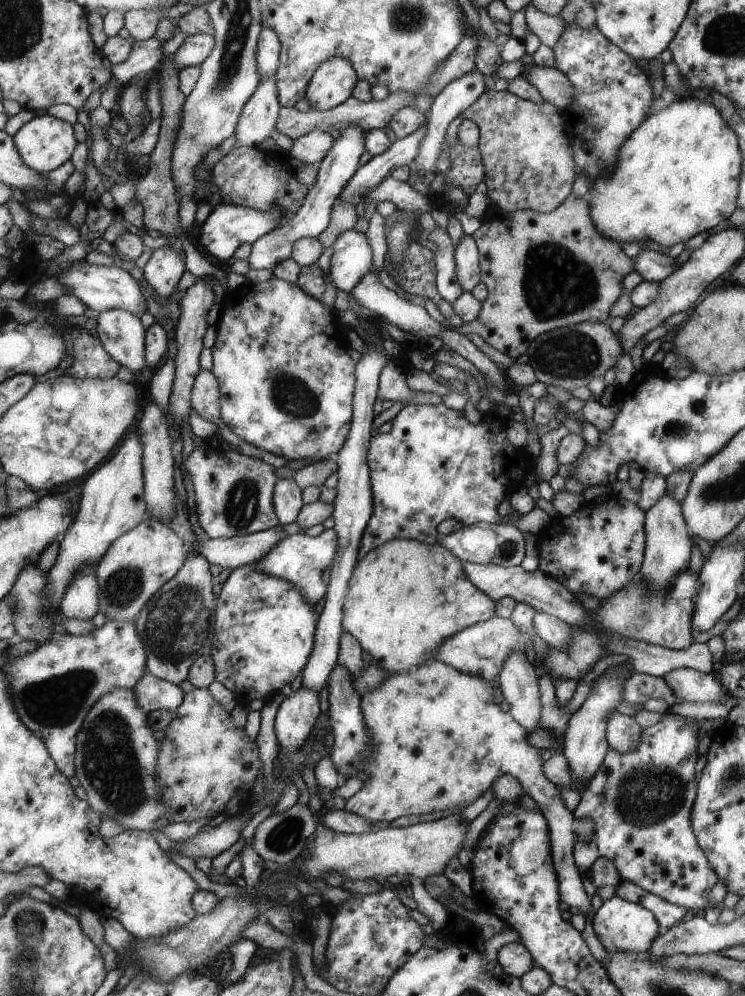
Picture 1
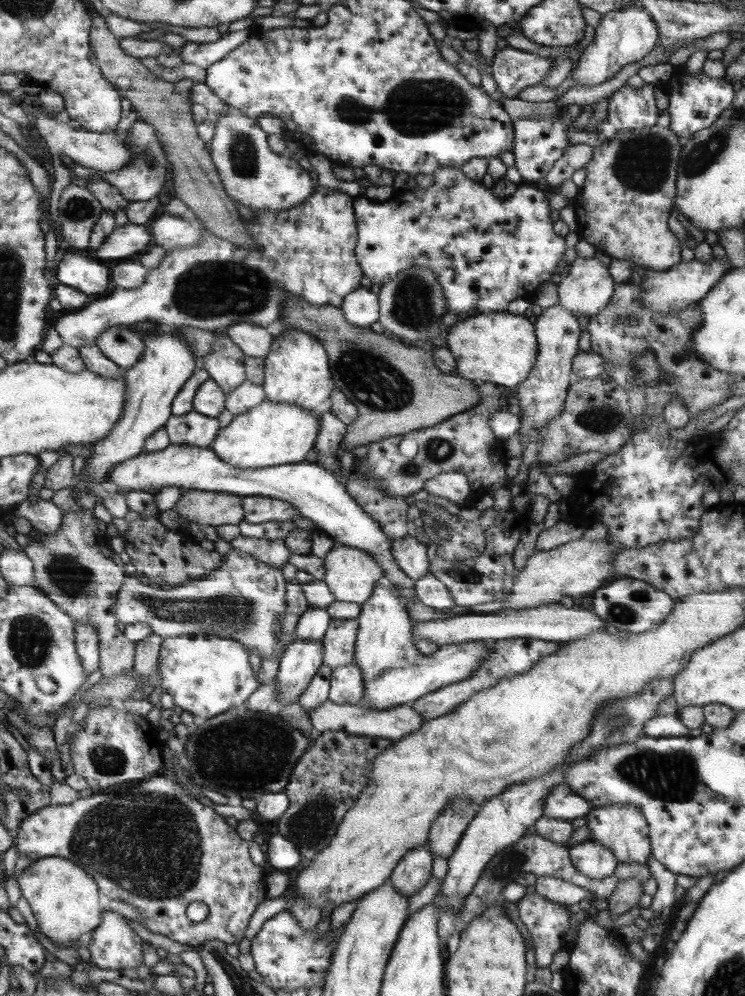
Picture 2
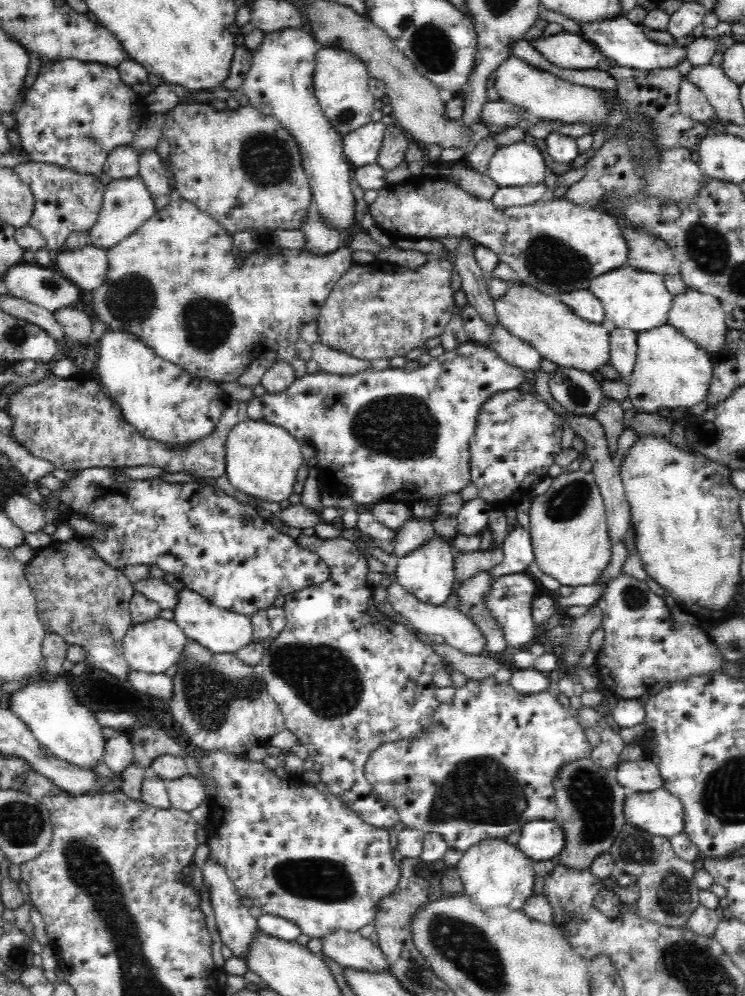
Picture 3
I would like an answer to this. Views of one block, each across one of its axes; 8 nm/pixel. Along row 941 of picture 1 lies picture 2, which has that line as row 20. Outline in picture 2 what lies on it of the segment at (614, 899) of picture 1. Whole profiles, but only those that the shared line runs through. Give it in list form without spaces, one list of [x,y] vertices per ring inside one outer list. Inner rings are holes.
[[[629,3],[627,7],[602,14],[597,27],[594,28],[593,39],[590,43],[586,42],[586,47],[580,52],[576,66],[573,66],[569,72],[573,78],[571,87],[585,88],[609,80],[625,64],[637,62],[645,54],[649,54],[659,40],[656,24],[653,23],[652,17],[641,9],[641,6]]]

